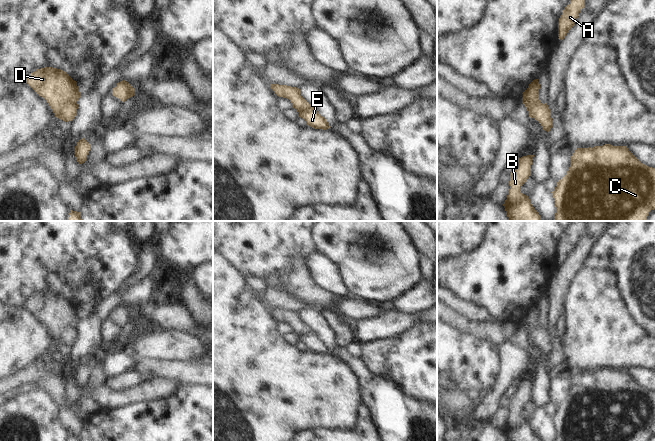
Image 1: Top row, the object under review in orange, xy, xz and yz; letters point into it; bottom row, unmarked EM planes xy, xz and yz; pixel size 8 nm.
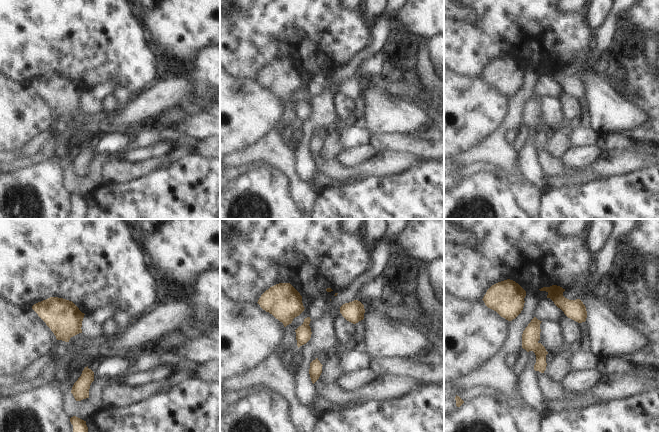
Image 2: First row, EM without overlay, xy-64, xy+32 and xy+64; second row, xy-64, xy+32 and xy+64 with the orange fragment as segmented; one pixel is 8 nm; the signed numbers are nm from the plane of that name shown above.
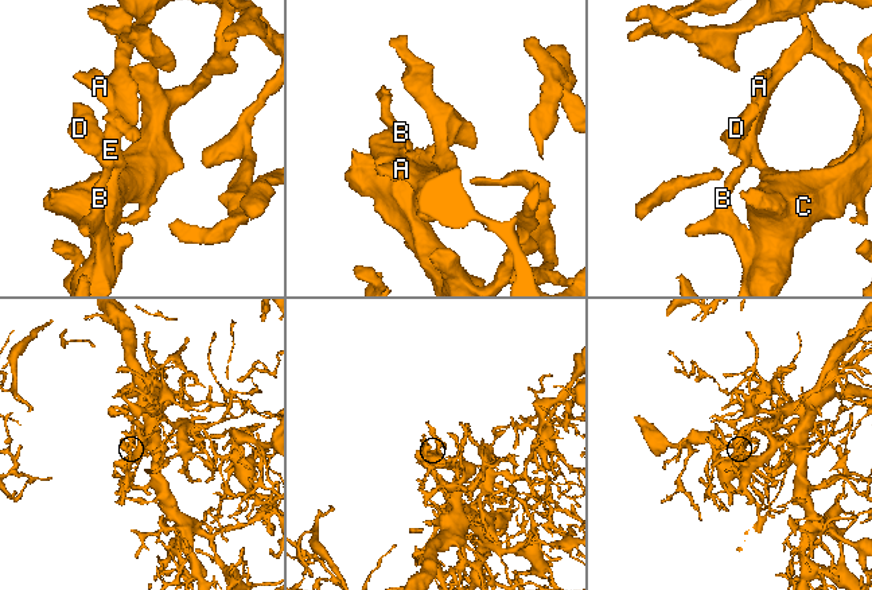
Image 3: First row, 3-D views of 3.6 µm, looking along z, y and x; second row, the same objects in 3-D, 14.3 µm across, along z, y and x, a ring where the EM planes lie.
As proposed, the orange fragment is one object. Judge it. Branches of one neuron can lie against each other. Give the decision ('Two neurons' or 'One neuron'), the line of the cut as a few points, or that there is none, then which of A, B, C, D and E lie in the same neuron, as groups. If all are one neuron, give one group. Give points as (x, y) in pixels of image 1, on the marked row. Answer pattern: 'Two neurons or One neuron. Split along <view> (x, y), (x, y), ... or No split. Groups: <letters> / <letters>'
One neuron. No split. Groups: A B C D E

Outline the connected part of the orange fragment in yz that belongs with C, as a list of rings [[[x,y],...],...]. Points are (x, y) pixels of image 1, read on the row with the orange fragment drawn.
[[[627,146],[576,148],[567,174],[551,193],[556,207],[554,221],[647,221],[649,212],[655,209],[655,168],[641,163]]]

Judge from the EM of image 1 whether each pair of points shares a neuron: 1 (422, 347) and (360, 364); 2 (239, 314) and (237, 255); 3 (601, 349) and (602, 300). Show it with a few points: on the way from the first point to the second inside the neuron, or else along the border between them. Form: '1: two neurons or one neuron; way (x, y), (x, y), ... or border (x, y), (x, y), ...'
1: two neurons; border (362, 357), (373, 372), (386, 375)
2: two neurons; border (223, 253), (243, 274)
3: one neuron; way (601, 337), (601, 312)

